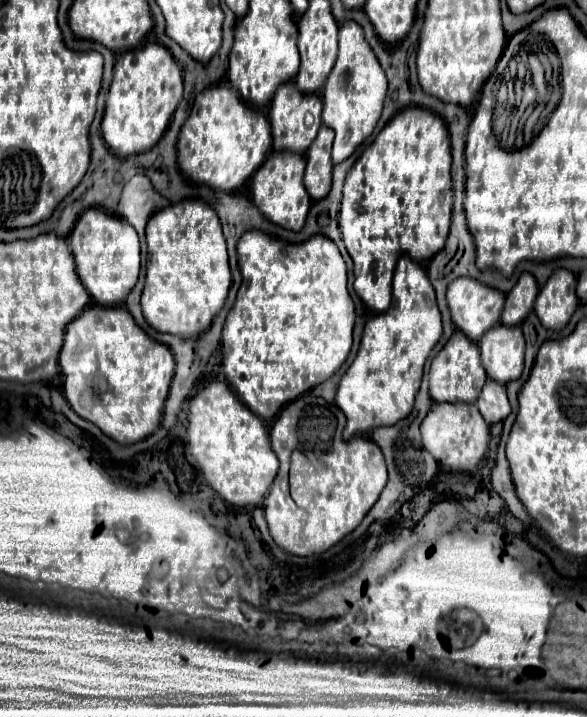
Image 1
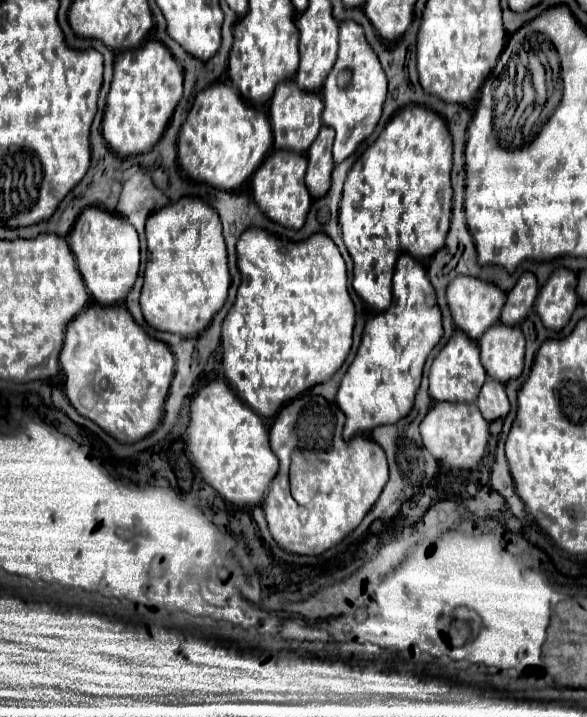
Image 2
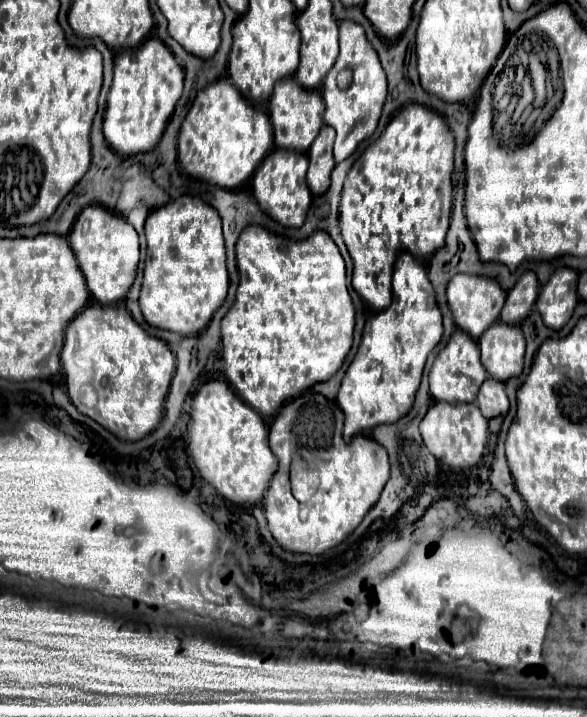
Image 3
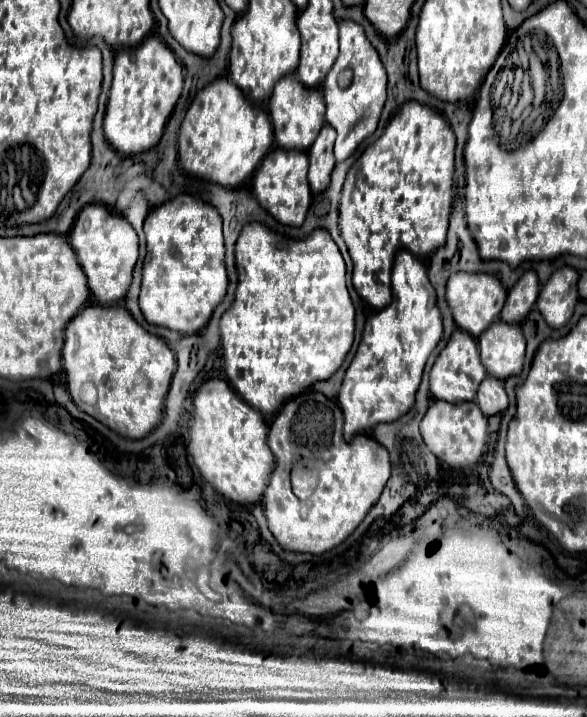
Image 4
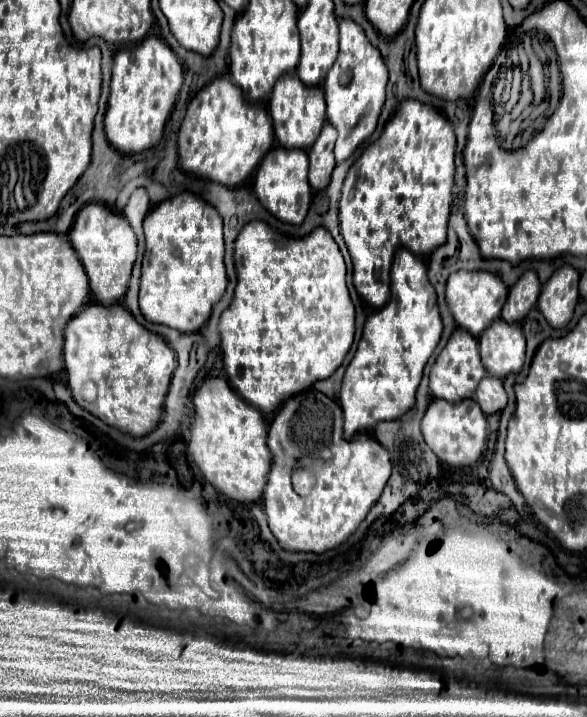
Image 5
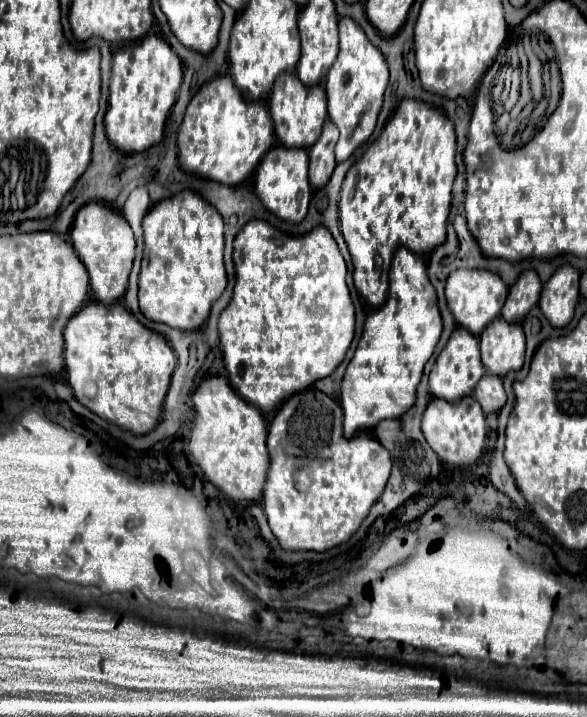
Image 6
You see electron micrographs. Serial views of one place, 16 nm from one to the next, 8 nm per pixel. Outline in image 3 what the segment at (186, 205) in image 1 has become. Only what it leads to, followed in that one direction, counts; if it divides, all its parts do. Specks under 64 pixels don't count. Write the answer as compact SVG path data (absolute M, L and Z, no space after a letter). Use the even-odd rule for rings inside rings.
M182 194L162 208L152 210L146 218L144 232L148 258L144 262L140 308L146 322L182 336L198 334L208 326L228 290L220 214L200 198Z

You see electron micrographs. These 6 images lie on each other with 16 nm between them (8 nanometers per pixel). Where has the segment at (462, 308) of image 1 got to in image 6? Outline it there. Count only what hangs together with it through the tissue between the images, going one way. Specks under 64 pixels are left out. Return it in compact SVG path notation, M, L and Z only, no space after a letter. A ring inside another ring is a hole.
M458 268L456 272L452 272L452 276L448 276L448 284L446 284L448 308L452 310L456 322L468 328L474 336L478 336L482 328L486 328L494 318L500 316L500 308L504 306L506 296L508 296L508 286L494 272Z

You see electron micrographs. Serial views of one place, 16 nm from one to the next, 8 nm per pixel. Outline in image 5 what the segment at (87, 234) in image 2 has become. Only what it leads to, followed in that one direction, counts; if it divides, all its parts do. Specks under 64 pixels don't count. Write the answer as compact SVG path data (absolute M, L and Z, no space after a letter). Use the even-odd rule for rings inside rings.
M88 204L78 212L74 220L74 226L70 230L70 242L86 268L88 282L96 300L102 304L118 302L128 290L132 264L136 260L136 236L126 218L104 204Z

